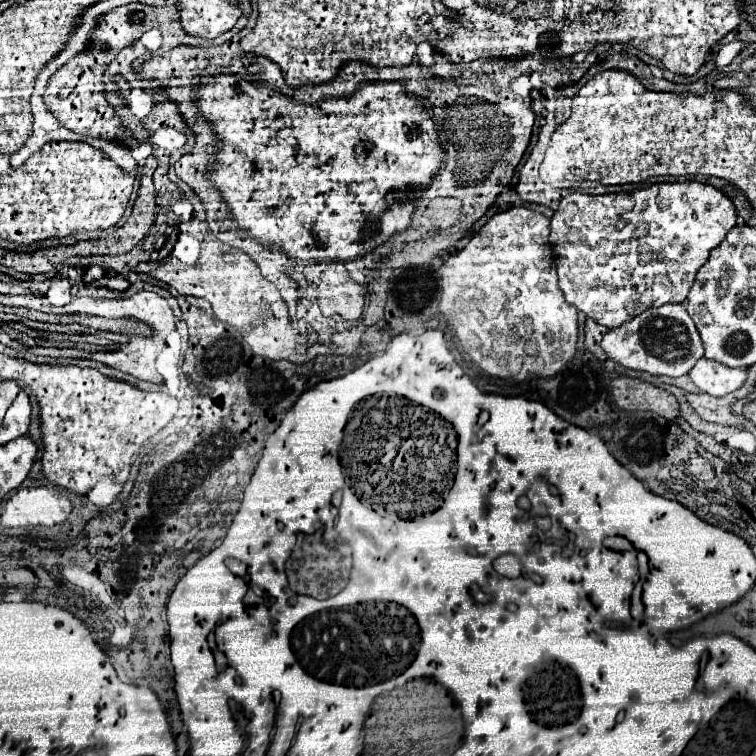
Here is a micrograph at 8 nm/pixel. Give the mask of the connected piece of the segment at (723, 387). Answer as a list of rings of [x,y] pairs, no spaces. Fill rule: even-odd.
[[[701,358],[689,372],[689,376],[701,392],[707,392],[711,396],[725,396],[745,384],[747,372],[741,368],[729,368],[721,366],[719,362]]]

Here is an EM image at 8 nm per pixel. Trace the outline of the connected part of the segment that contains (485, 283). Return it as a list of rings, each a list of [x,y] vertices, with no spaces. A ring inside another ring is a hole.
[[[511,208],[507,212],[499,212],[495,214],[471,240],[469,244],[457,252],[455,256],[451,256],[441,268],[439,268],[439,286],[443,288],[443,298],[441,298],[441,312],[447,318],[447,322],[453,326],[461,348],[471,356],[471,360],[475,364],[479,364],[487,374],[497,376],[497,378],[507,378],[507,380],[515,380],[515,382],[523,382],[527,378],[545,378],[545,376],[553,376],[557,374],[573,356],[575,356],[575,348],[577,348],[577,308],[567,304],[563,298],[563,292],[557,286],[557,274],[555,274],[555,262],[551,256],[551,246],[547,242],[549,238],[549,218],[545,218],[539,212],[533,212],[529,208]]]

